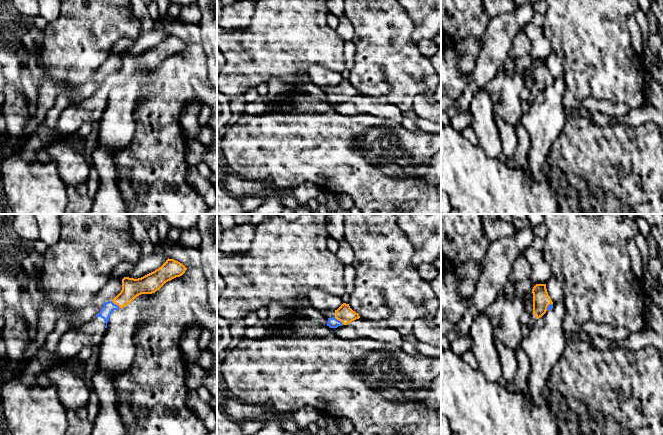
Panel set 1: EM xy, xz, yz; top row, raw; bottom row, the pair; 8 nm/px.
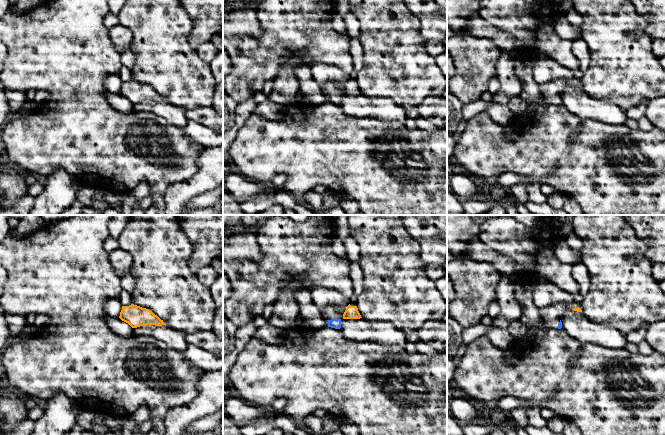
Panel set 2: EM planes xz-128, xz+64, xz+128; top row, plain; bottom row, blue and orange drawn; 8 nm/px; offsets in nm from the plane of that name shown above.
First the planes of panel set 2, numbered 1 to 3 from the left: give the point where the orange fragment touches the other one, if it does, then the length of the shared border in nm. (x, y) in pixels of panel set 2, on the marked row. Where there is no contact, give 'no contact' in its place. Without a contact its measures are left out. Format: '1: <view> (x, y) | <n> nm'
1: no contact
2: no contact
3: no contact

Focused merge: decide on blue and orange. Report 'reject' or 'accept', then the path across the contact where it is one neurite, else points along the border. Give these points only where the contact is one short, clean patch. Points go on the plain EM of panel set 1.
accept; runs through xz (332, 98), (338, 96), (344, 89)

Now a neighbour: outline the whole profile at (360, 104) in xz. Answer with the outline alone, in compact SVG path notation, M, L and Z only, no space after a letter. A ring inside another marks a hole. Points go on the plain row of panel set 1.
M361 94L356 95L347 101L338 102L335 109L338 113L347 116L365 114L382 117L397 123L401 123L404 117L403 110L399 106Z

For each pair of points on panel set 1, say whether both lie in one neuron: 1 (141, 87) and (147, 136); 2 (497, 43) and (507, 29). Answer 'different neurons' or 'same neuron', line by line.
1: different neurons
2: same neuron

